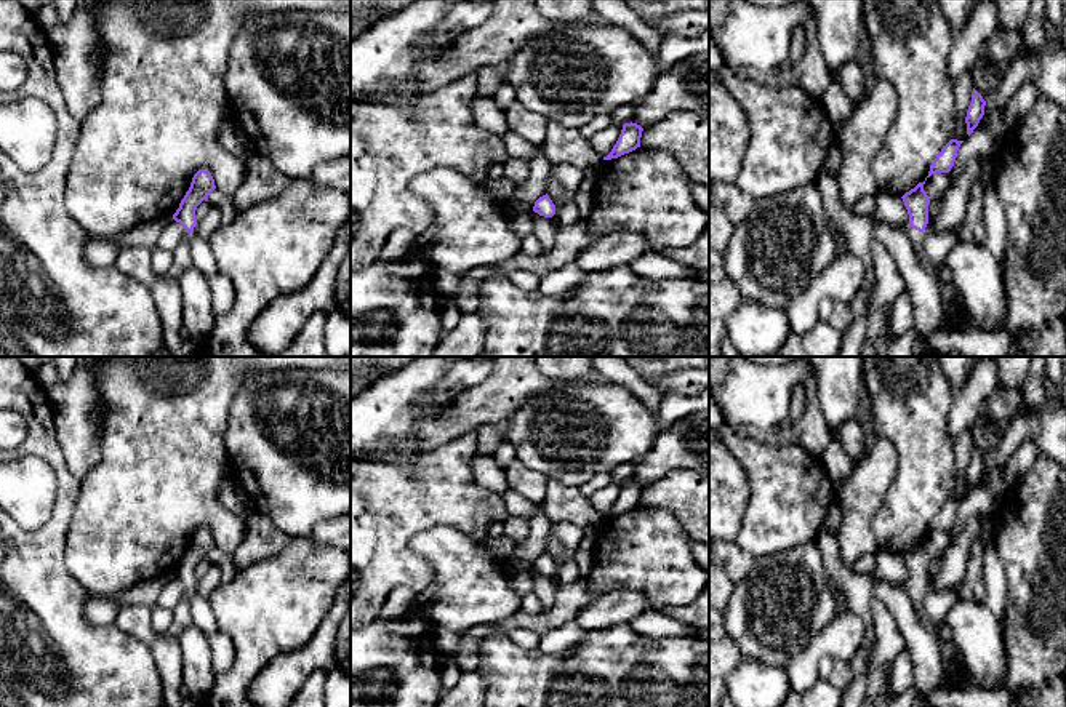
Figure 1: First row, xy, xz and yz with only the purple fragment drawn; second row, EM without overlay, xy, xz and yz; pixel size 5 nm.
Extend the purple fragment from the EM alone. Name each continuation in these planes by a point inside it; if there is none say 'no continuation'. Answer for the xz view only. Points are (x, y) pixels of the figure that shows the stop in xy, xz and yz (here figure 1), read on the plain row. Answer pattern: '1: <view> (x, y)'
no continuation

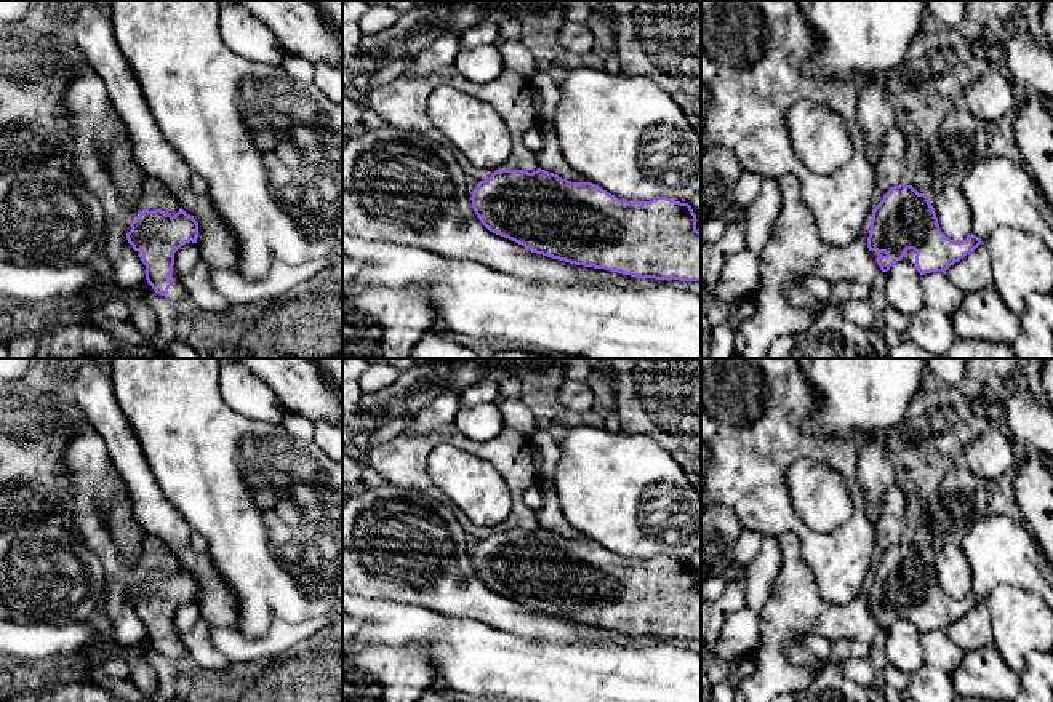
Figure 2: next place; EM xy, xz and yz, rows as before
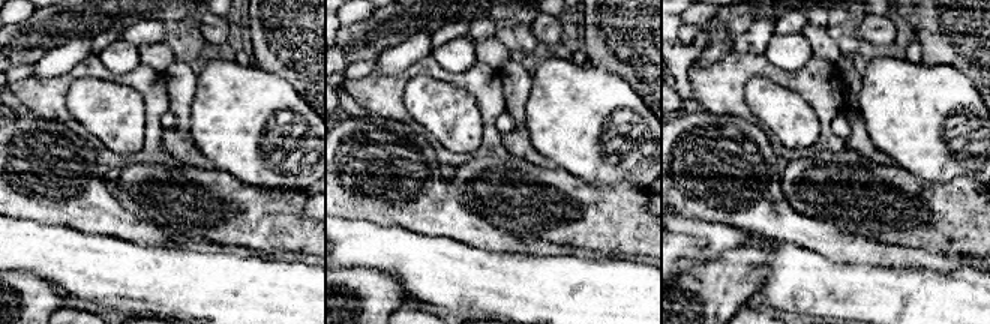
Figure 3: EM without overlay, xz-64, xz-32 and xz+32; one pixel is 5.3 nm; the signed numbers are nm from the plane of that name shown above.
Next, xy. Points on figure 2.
1: xy (176, 651)

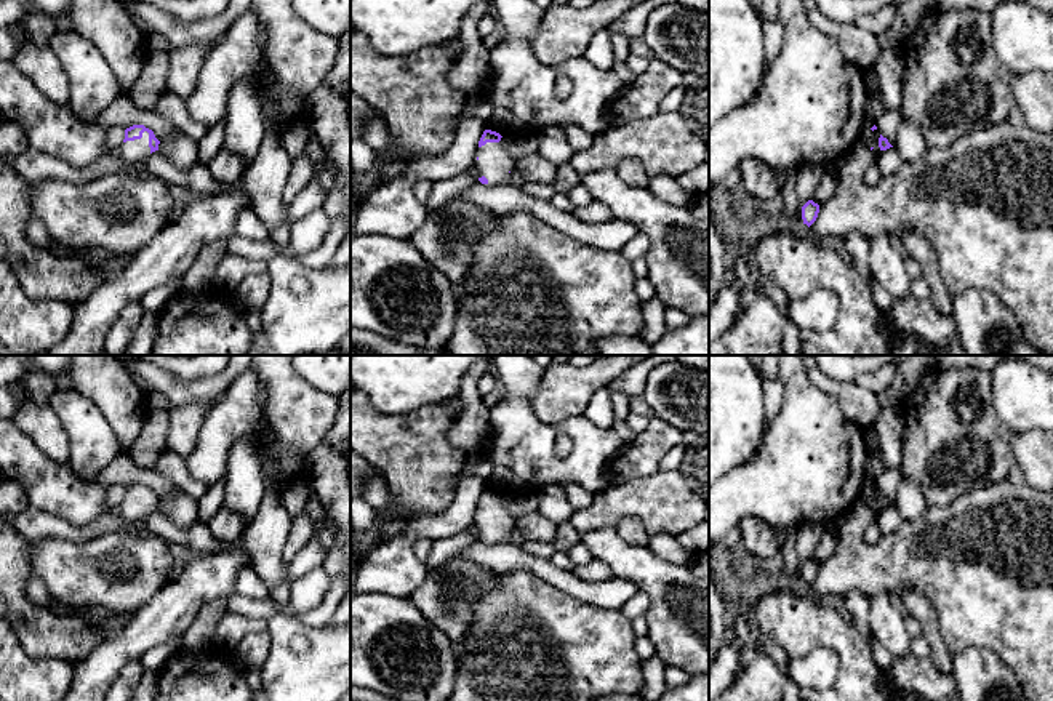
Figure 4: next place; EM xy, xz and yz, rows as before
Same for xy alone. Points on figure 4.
1: xy (132, 509)

